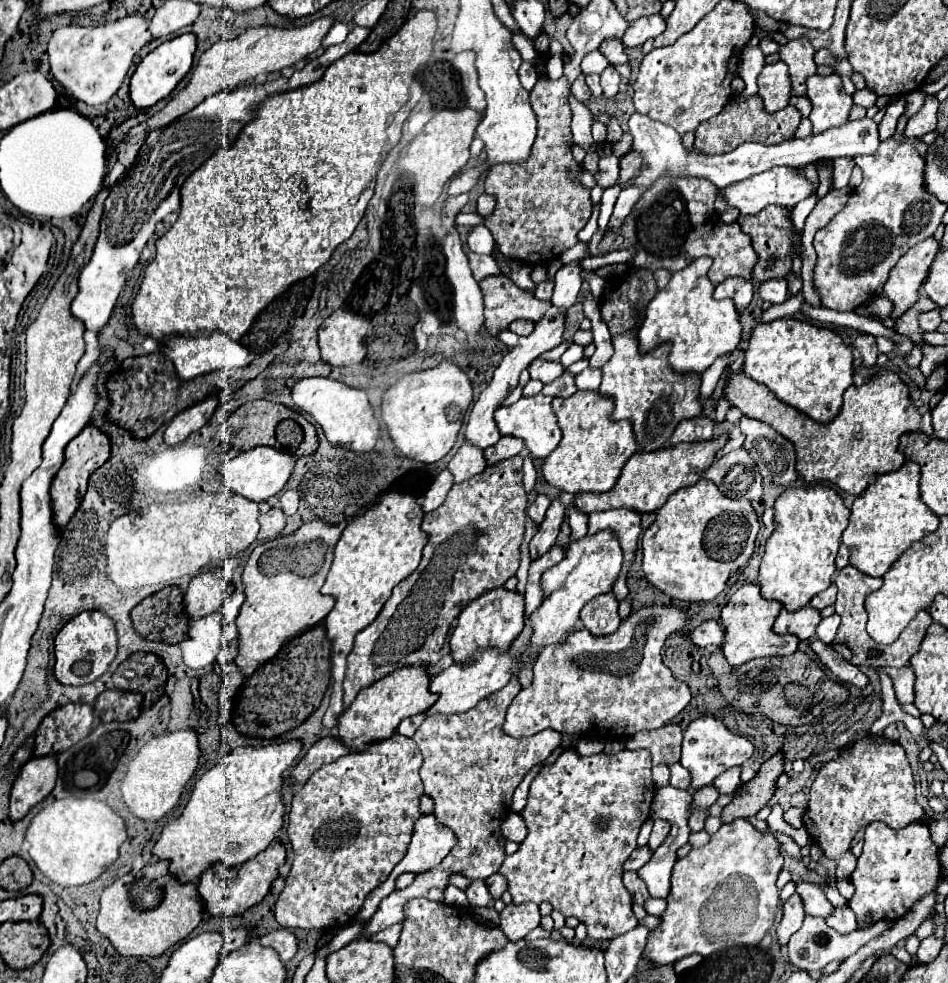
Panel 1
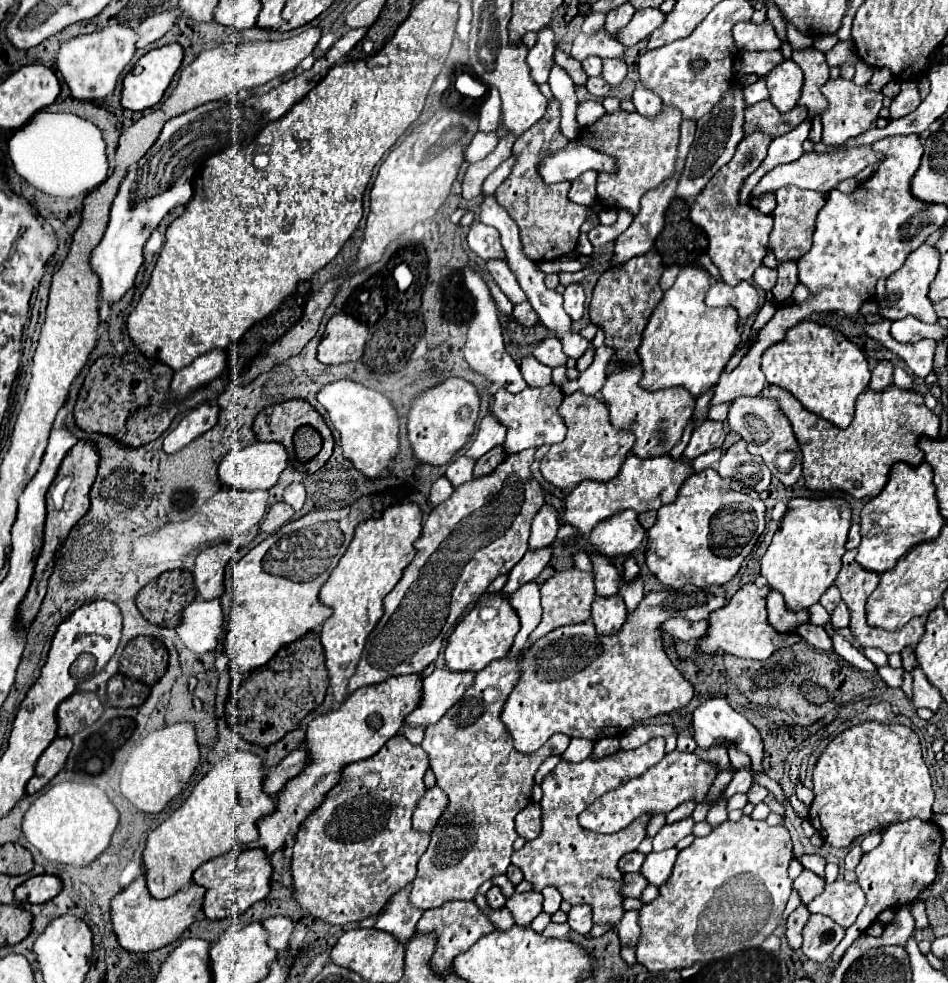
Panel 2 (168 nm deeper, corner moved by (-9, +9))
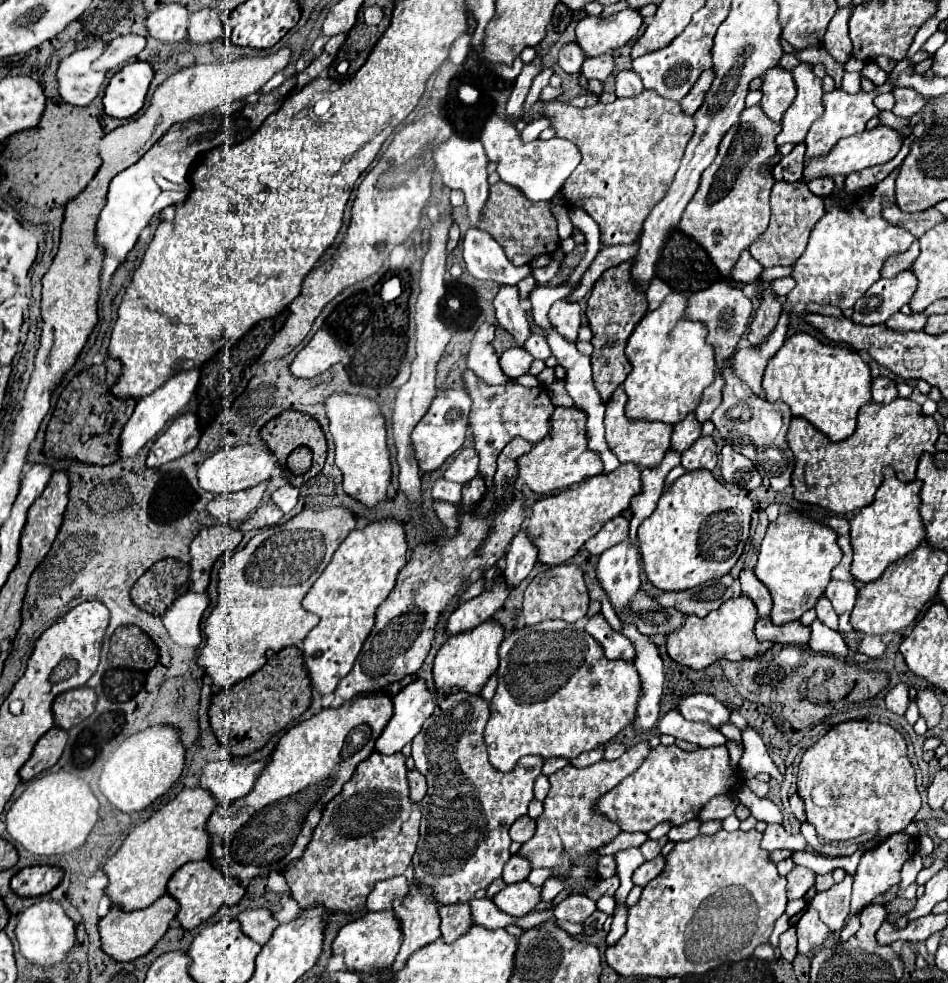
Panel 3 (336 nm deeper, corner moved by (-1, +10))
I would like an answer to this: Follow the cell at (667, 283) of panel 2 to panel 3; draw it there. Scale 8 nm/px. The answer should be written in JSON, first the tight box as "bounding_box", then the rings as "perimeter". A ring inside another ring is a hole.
{"bounding_box":[646,278,670,310],"perimeter":[[[654,278],[652,284],[646,290],[646,298],[648,298],[648,310],[654,310],[662,304],[662,300],[666,298],[666,294],[670,292],[670,286],[662,280],[662,278]]]}

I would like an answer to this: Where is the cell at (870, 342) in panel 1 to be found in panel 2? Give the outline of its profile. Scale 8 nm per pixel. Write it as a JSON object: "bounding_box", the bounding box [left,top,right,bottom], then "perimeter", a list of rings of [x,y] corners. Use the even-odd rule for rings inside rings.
{"bounding_box":[870,361,892,391],"perimeter":[[[880,361],[876,365],[876,369],[872,371],[872,381],[870,381],[870,389],[872,391],[884,391],[892,385],[892,363],[890,361]]]}

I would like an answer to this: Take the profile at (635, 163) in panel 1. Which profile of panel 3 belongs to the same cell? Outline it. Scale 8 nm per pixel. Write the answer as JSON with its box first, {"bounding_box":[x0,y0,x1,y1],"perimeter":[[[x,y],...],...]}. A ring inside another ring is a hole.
{"bounding_box":[544,90,692,246],"perimeter":[[[644,90],[634,98],[618,98],[612,104],[596,104],[588,108],[574,108],[570,104],[550,102],[544,108],[544,114],[552,120],[556,136],[572,140],[582,152],[582,162],[562,186],[568,206],[578,206],[586,210],[598,222],[602,232],[600,240],[606,246],[632,244],[642,232],[642,222],[650,214],[652,206],[666,194],[678,170],[684,148],[692,136],[692,116],[684,116],[678,102],[666,100],[652,90]]]}

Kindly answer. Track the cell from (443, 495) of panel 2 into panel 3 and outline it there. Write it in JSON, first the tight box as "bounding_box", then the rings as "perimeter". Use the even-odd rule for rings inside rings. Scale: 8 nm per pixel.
{"bounding_box":[433,501,458,536],"perimeter":[[[433,501],[433,508],[443,524],[446,533],[449,536],[456,534],[456,528],[458,527],[457,510],[453,504],[443,501]]]}

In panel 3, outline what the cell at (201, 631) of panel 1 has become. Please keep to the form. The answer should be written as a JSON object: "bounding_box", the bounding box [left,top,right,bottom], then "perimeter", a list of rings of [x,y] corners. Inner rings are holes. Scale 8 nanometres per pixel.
{"bounding_box":[162,592,208,648],"perimeter":[[[188,592],[180,596],[162,616],[162,622],[170,638],[184,648],[198,648],[202,642],[200,622],[202,622],[206,608],[208,608],[206,594]]]}

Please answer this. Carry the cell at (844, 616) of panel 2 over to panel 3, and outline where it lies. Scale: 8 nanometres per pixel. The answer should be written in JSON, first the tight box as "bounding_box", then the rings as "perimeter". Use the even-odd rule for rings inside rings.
{"bounding_box":[826,580,858,616],"perimeter":[[[832,580],[826,588],[826,596],[832,602],[832,608],[836,610],[838,616],[844,612],[852,612],[854,602],[856,602],[856,592],[858,592],[858,588],[852,582]]]}

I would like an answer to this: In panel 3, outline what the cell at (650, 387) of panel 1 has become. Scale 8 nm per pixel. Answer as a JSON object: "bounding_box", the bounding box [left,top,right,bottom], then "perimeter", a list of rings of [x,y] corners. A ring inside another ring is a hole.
{"bounding_box":[606,386,674,468],"perimeter":[[[618,386],[616,392],[612,394],[610,402],[606,402],[606,442],[612,448],[612,452],[618,456],[620,462],[634,462],[640,468],[652,468],[658,466],[670,448],[670,436],[674,426],[666,422],[648,422],[648,420],[632,420],[624,414],[624,404],[626,404],[626,394],[624,388]]]}

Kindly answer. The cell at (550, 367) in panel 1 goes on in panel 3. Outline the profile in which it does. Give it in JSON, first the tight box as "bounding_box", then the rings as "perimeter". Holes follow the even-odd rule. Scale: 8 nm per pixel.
{"bounding_box":[524,334,552,360],"perimeter":[[[532,334],[528,338],[528,342],[524,342],[524,350],[528,350],[538,360],[546,360],[546,358],[552,356],[550,346],[548,346],[548,342],[546,342],[546,338],[542,334]]]}

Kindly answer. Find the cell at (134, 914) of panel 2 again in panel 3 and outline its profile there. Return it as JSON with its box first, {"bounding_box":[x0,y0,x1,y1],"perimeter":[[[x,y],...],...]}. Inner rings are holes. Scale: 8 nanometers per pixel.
{"bounding_box":[98,894,180,962],"perimeter":[[[170,894],[158,898],[152,906],[142,908],[142,910],[134,910],[134,912],[126,912],[120,906],[112,906],[108,910],[108,914],[98,924],[104,952],[108,952],[114,960],[120,960],[120,962],[128,962],[128,960],[134,960],[134,958],[148,954],[152,950],[152,946],[166,934],[170,922],[178,914],[178,908],[180,908],[178,902]]]}

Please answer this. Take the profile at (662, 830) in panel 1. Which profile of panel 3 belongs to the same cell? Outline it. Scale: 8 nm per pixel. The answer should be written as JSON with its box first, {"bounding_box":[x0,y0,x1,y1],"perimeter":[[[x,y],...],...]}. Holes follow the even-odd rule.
{"bounding_box":[640,836,668,860],"perimeter":[[[662,836],[662,838],[658,838],[658,840],[646,840],[642,846],[640,846],[640,850],[642,850],[642,854],[646,856],[646,860],[652,860],[652,858],[656,858],[660,852],[662,852],[662,846],[668,842],[668,838],[666,836]]]}

